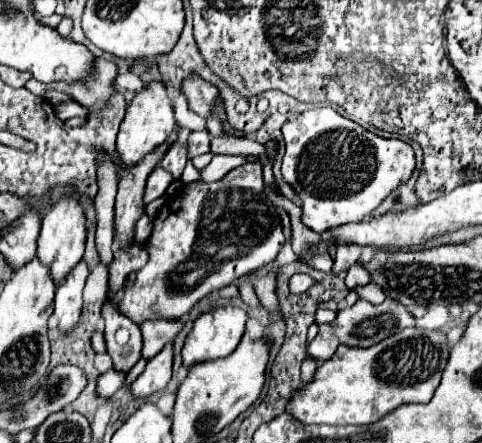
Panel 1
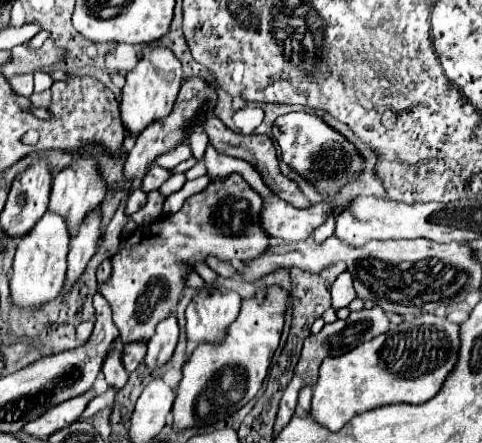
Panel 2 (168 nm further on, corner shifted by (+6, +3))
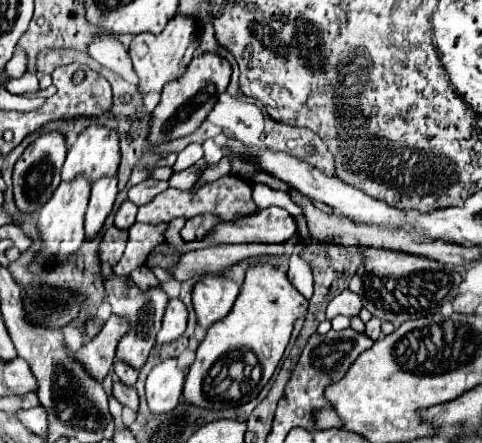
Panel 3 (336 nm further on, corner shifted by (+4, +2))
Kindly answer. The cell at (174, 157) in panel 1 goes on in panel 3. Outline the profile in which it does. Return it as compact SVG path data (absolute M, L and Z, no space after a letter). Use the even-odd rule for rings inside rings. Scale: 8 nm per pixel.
M145 179L137 185L133 185L129 189L129 199L135 203L135 205L145 205L147 201L151 201L157 193L161 193L163 189L167 189L167 181L159 181L159 179Z

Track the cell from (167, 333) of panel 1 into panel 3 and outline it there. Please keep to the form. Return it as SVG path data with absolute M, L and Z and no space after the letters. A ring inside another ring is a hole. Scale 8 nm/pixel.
M117 361L115 363L115 375L117 375L119 381L123 381L125 385L131 385L131 387L137 381L137 369L131 367L131 365L127 365L125 361Z

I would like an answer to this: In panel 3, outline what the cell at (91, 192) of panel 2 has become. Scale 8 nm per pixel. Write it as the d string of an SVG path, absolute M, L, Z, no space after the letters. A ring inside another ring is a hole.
M91 125L67 151L61 179L71 183L81 175L89 183L95 183L99 177L115 177L119 157L117 133L101 125Z

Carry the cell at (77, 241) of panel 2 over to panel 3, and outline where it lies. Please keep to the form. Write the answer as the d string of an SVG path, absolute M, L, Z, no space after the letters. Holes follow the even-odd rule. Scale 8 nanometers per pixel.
M105 177L95 181L95 185L91 187L91 197L85 213L85 241L93 241L99 235L107 215L113 209L115 197L117 197L117 177Z

